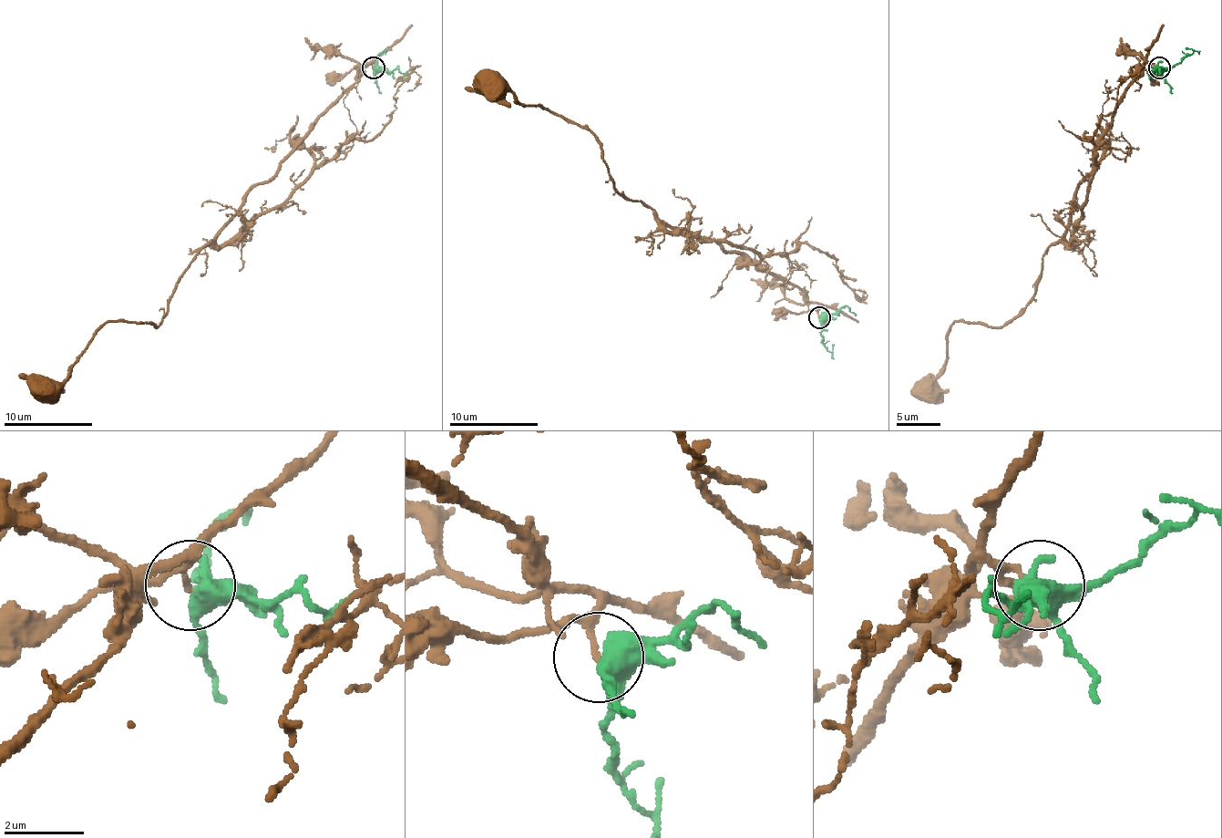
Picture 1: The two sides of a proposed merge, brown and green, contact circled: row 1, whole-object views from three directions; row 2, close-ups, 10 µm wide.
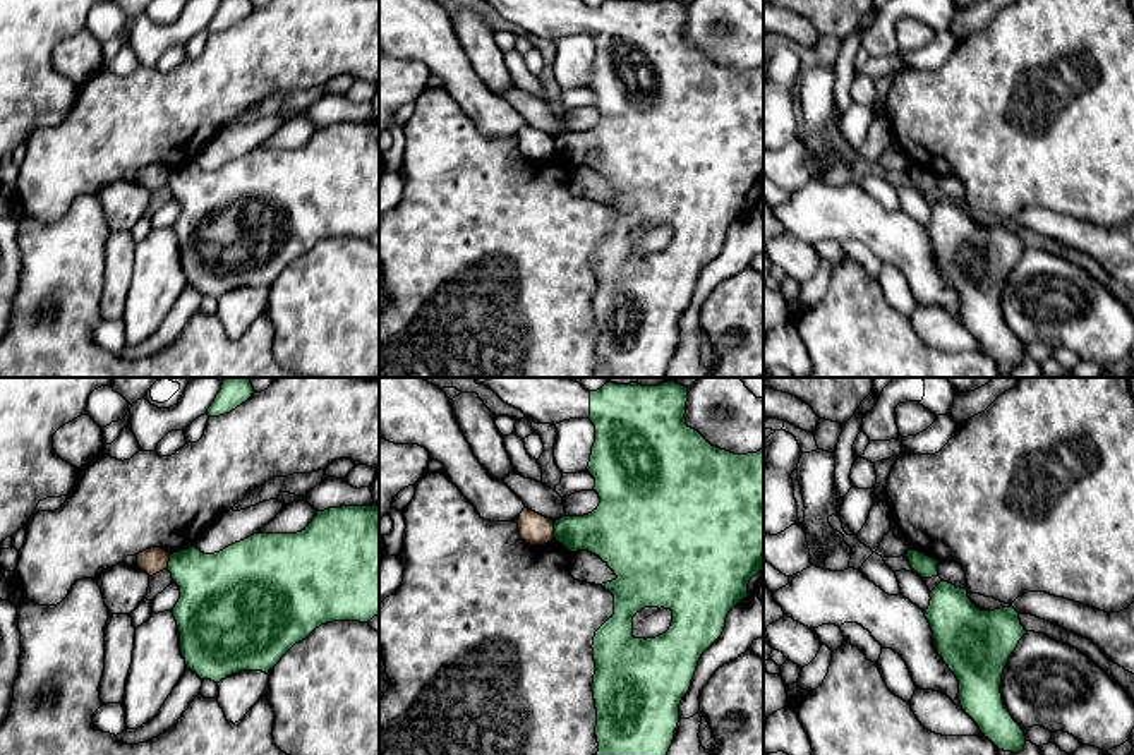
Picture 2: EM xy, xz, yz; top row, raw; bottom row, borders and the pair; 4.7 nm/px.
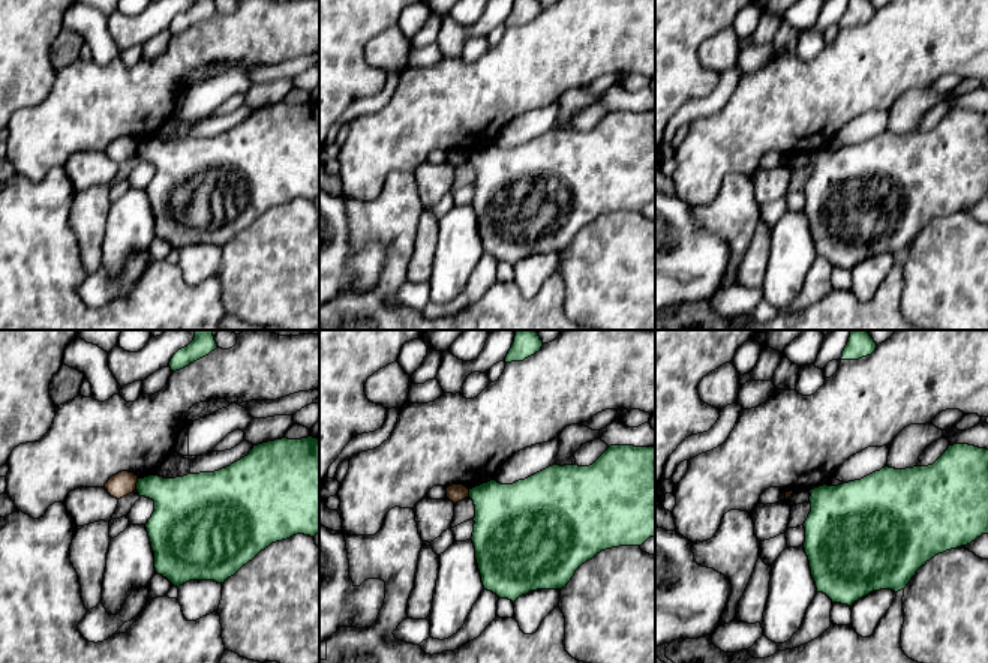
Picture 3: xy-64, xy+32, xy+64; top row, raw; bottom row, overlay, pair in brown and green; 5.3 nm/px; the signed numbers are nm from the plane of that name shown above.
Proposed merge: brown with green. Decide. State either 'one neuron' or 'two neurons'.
two neurons

